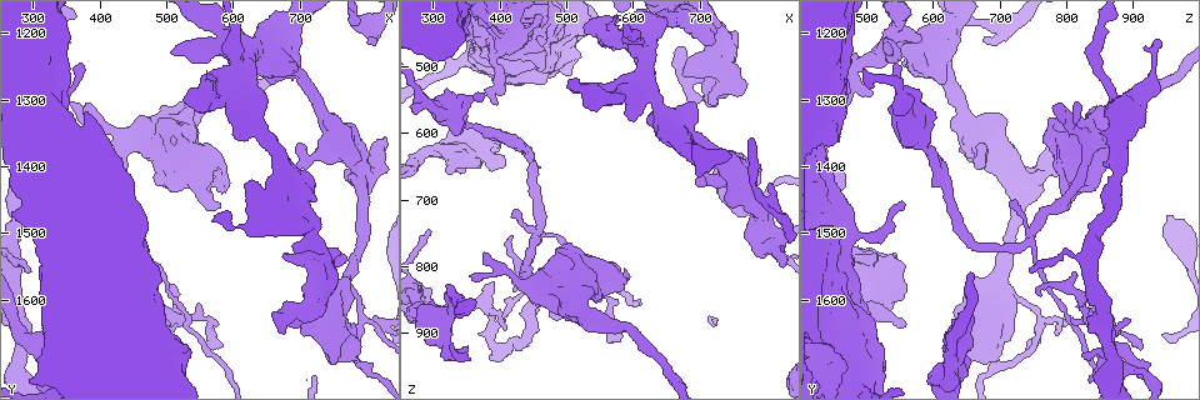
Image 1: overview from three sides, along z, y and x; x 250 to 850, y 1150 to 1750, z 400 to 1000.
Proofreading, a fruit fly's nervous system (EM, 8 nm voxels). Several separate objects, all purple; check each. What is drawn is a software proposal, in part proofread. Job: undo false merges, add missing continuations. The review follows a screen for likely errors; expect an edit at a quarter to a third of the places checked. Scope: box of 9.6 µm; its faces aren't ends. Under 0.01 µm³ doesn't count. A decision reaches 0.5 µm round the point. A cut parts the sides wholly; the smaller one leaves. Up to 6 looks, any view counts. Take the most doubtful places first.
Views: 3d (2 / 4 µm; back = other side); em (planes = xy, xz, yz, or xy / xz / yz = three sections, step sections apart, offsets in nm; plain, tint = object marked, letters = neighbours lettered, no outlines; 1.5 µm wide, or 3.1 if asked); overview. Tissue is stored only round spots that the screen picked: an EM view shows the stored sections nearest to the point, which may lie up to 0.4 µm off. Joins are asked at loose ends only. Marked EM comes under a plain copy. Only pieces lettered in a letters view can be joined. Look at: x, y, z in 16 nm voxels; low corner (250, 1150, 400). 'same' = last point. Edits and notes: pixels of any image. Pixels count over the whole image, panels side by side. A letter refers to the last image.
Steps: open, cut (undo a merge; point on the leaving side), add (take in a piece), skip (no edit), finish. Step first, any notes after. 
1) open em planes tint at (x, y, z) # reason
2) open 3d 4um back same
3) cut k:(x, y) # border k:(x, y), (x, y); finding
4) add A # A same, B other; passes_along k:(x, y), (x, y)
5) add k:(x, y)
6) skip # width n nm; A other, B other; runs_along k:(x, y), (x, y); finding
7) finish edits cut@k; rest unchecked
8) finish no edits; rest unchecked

open 3d 2um at (460, 1510, 740) # three arms meet

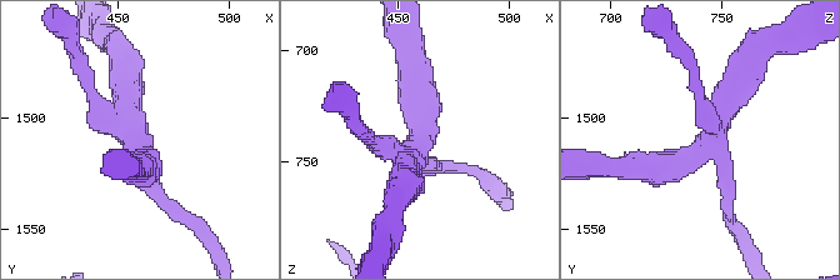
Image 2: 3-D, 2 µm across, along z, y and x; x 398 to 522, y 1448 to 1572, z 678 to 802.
open em planes letters at (458, 1512, 743)

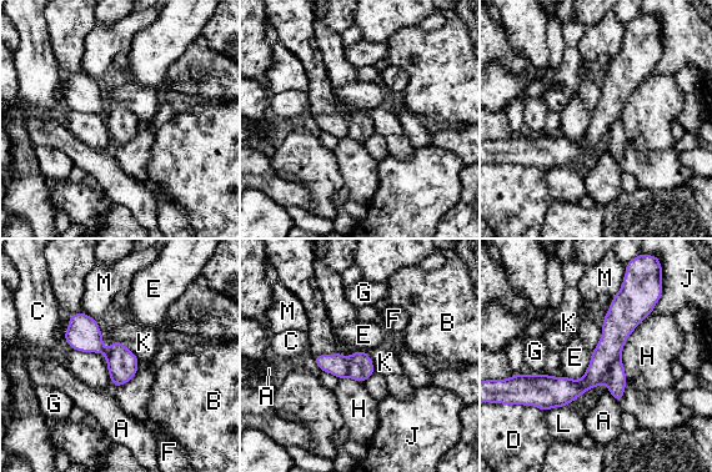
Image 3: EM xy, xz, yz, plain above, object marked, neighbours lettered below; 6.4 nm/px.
cut 3:(616, 381) # width 190 nm; A other, B other, C other, D other, E other, F other, G other, H other, J other, K other, L other, M other; border 3:(620, 357), (611, 365), (606, 378); a second neuron is stuck on

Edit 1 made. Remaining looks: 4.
open overview # redraw

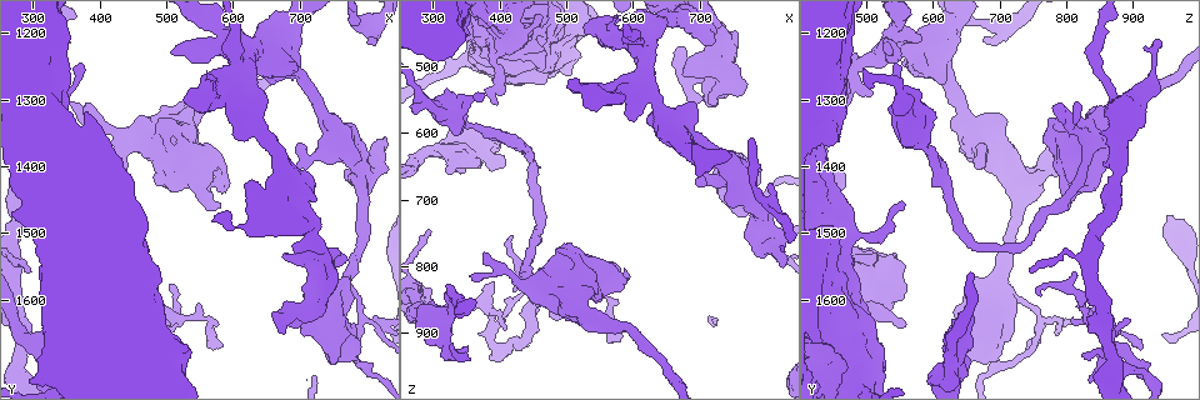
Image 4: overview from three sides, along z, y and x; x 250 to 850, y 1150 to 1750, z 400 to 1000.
open em yz step 8 letters at (330, 1635, 645) # thick turns thin

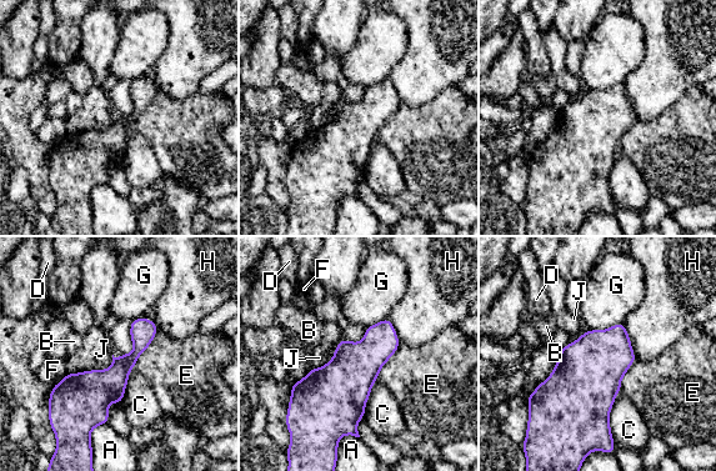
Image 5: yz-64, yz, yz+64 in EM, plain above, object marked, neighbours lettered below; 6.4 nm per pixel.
open em planes letters same # cut it another way

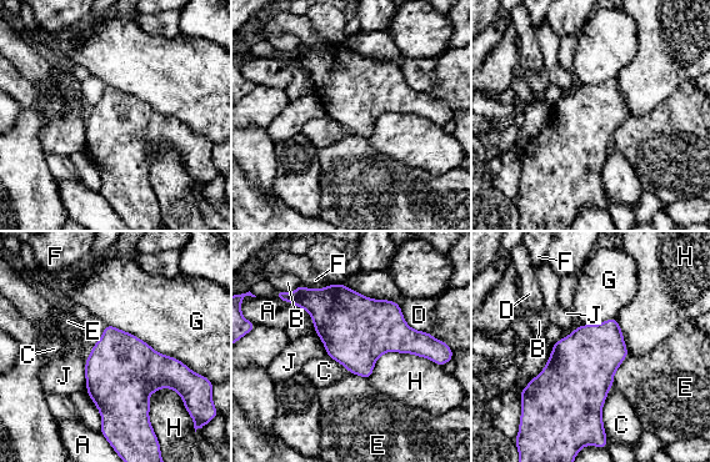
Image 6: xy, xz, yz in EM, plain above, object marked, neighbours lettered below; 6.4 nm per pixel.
skip # width 440 nm; longest_contact G 650 nm; A other, B other, C other, D other, E other, F other, G other, H other, J other; all the same neuron

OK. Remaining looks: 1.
finish edits cut@3; rest unchecked

